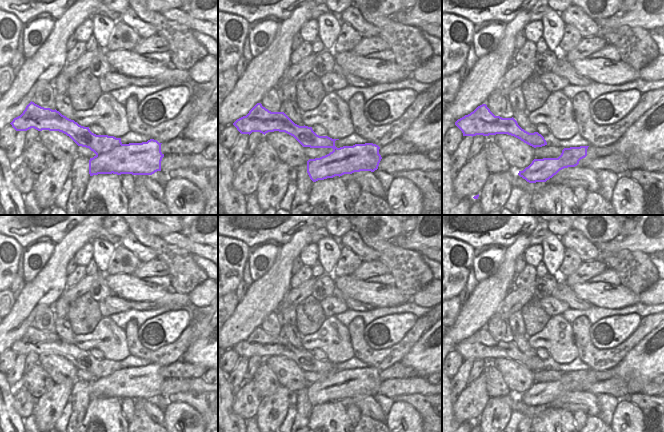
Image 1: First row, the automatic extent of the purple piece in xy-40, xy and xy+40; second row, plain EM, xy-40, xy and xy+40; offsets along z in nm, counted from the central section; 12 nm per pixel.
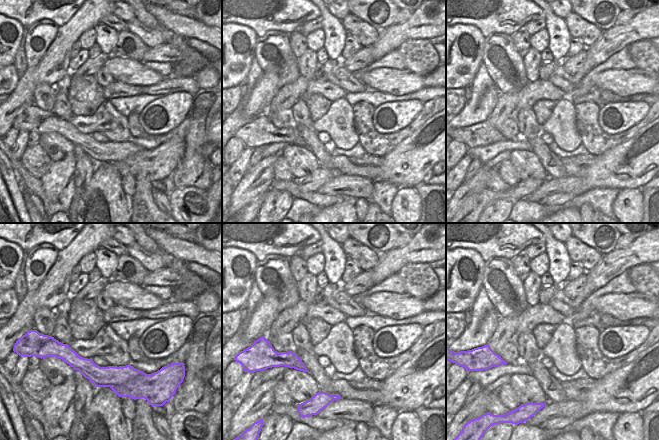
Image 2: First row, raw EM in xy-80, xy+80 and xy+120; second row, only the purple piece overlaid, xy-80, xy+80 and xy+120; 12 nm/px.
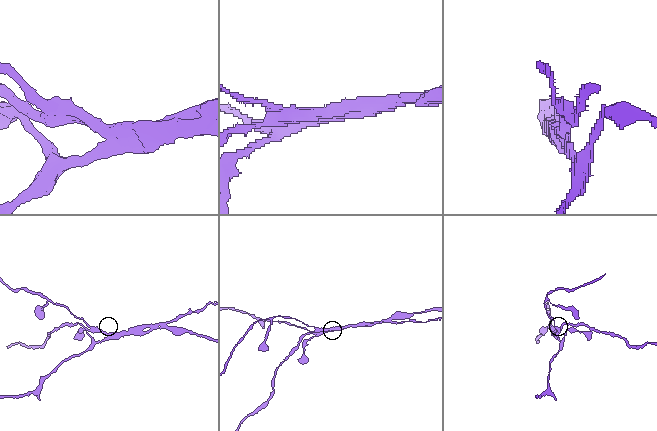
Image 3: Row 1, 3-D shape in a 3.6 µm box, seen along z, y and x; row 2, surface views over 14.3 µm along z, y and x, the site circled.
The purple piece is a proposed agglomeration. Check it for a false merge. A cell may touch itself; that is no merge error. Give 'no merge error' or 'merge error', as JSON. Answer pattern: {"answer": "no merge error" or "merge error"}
{"answer": "merge error"}

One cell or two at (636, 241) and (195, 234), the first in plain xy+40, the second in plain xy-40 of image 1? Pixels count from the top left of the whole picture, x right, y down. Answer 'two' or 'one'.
one

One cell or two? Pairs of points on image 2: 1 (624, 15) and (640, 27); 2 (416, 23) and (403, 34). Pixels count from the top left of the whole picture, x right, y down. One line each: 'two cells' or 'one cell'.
1: two cells
2: one cell

